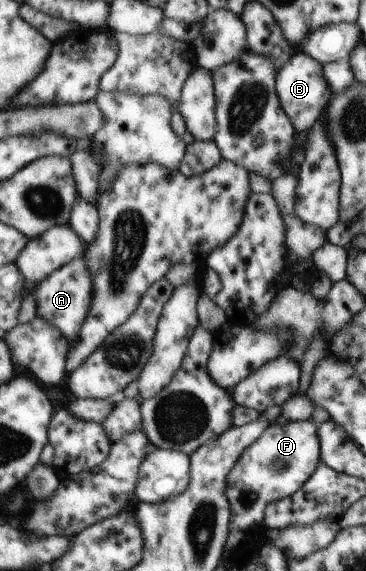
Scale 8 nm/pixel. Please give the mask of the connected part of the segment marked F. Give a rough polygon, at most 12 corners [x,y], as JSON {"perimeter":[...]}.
{"perimeter":[[270,423],[228,474],[230,529],[264,519],[320,459],[317,425]]}

